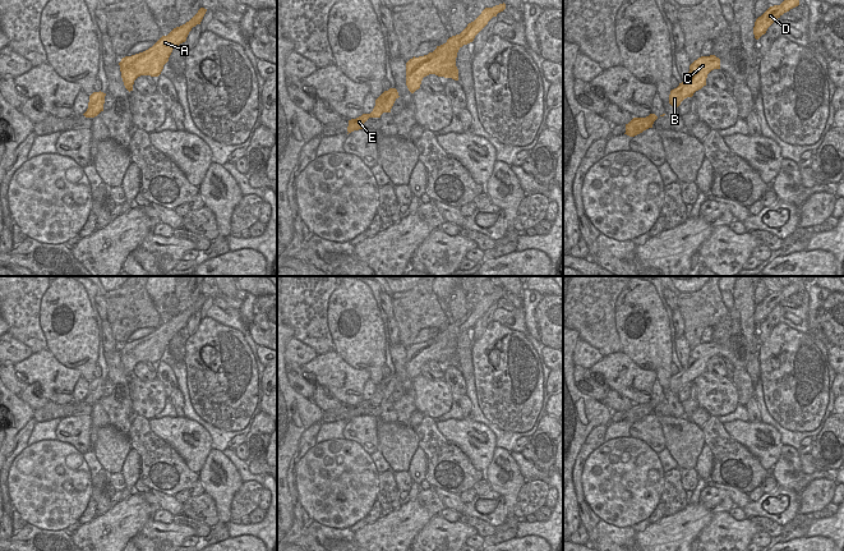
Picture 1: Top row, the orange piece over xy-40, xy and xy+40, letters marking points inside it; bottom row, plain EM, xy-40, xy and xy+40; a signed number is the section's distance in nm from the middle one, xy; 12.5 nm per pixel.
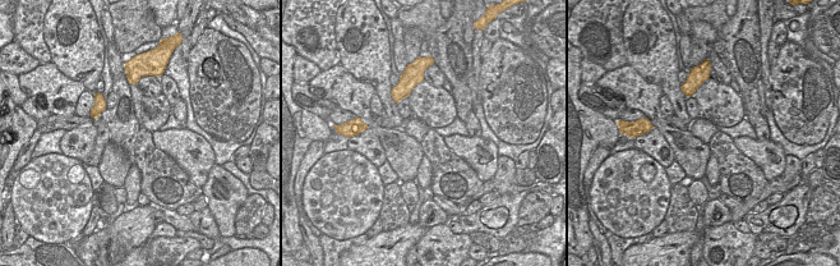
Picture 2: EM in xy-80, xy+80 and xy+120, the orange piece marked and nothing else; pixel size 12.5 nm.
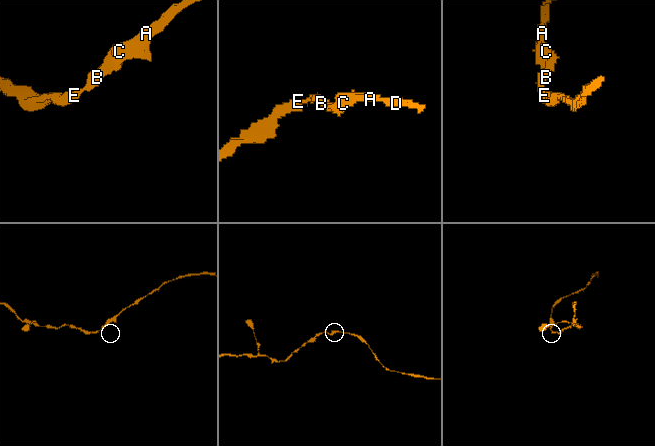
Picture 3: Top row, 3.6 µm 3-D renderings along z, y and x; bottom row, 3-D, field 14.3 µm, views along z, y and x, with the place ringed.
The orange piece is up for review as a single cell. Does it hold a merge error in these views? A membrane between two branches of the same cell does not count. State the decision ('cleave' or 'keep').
keep

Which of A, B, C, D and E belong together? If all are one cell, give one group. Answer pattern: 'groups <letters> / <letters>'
groups A B C D E

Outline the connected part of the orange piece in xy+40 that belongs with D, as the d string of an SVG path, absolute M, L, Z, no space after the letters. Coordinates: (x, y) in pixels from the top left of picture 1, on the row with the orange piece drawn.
M784 0L780 5L770 6L761 17L755 22L753 35L758 40L766 33L767 28L784 13L799 5L799 0Z

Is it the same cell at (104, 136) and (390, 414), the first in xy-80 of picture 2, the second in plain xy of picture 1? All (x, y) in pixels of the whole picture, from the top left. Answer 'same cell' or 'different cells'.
same cell

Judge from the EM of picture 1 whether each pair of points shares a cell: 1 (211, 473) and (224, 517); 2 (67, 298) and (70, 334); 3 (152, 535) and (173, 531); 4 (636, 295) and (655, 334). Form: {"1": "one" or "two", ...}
{"1": "one", "2": "one", "3": "one", "4": "one"}

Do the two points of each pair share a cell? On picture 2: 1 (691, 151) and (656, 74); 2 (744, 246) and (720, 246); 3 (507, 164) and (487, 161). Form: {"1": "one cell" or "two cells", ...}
{"1": "two cells", "2": "one cell", "3": "two cells"}

